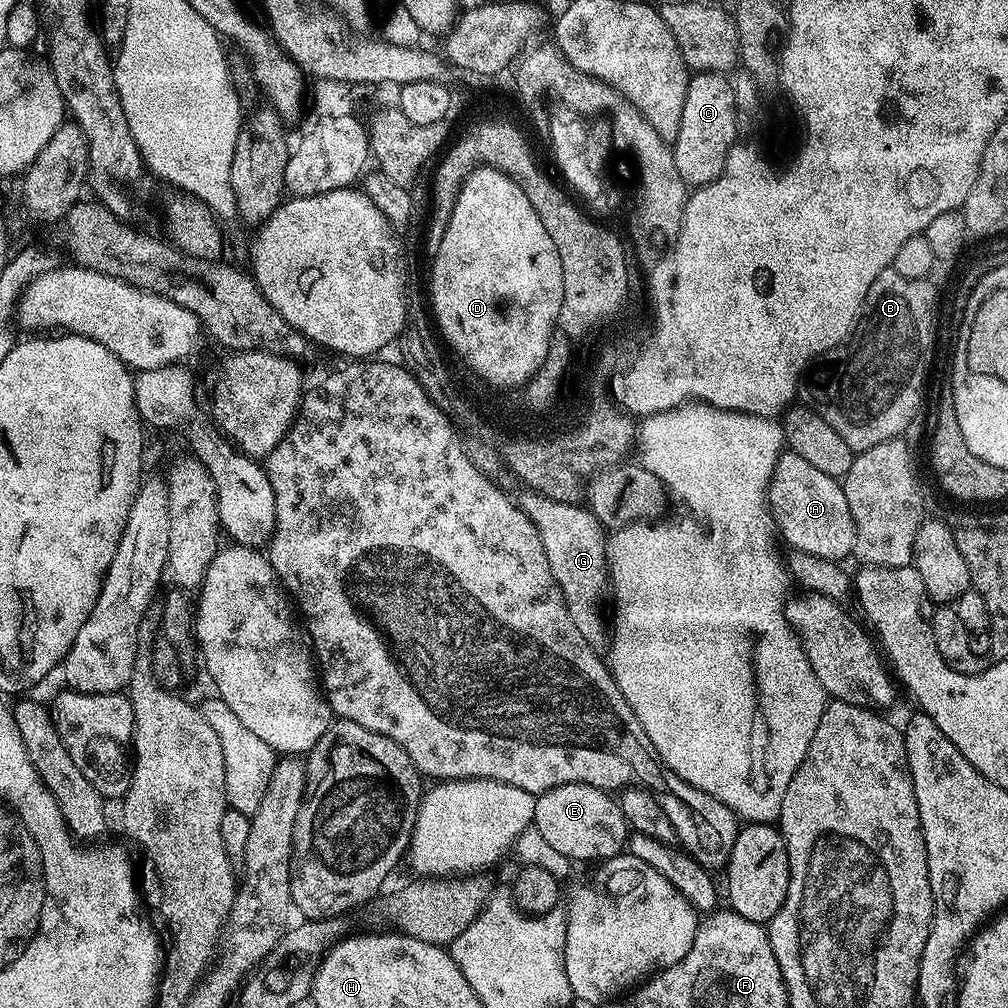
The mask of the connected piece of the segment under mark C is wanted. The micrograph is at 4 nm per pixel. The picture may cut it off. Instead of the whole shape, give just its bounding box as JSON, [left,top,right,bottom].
[671,72,738,189]

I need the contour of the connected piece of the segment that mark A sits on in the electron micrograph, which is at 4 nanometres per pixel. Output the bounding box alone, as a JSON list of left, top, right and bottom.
[767,450,855,562]

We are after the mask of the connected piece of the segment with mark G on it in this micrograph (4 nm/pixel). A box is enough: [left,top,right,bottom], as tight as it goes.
[518,490,611,655]

